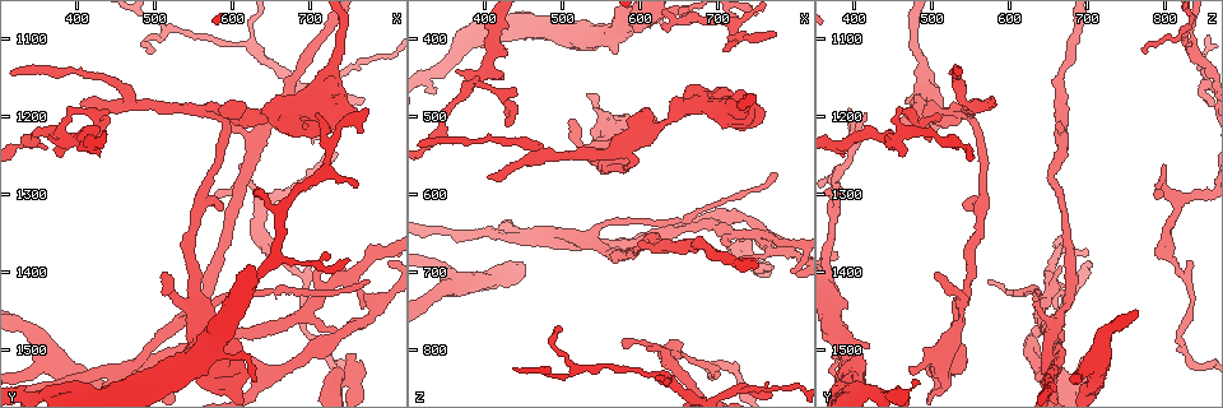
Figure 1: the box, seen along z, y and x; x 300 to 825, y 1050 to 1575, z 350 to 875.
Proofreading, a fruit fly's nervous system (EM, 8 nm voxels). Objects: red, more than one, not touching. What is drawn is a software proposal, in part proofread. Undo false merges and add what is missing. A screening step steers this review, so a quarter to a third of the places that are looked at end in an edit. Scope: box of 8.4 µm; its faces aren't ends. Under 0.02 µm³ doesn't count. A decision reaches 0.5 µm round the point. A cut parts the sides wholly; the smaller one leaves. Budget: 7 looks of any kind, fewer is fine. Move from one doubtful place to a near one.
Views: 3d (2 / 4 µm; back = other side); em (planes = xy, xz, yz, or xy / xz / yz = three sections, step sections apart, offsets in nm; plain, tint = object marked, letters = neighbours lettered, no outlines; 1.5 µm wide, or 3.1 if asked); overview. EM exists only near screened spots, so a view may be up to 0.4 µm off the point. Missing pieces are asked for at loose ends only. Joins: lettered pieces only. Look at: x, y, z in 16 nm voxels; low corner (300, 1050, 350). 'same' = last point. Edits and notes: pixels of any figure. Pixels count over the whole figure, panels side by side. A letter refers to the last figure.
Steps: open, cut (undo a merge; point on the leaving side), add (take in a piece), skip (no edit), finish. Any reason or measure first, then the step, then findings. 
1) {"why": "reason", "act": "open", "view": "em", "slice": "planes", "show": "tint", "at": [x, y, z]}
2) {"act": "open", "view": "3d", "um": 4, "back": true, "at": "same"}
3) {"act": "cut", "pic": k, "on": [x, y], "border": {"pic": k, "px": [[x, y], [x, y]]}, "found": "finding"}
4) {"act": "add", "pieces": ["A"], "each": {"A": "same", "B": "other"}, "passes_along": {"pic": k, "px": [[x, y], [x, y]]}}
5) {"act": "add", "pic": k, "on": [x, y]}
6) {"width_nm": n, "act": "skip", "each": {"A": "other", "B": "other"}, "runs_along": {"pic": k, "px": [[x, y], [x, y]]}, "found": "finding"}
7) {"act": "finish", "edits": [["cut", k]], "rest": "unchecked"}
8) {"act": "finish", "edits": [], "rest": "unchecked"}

{"why": "an open end", "act": "open", "view": "em", "slice": "planes", "show": "letters", "at": [750, 1510, 700]}

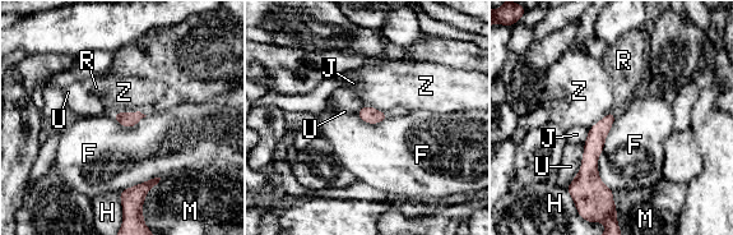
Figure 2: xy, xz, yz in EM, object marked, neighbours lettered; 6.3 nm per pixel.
{"act": "add", "pieces": ["R"], "each": {"F": "other", "H": "other", "J": "other", "M": "other", "R": "same", "U": "other", "Z": "other"}, "found": "it goes on there"}

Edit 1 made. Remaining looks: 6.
{"act": "open", "view": "3d", "um": 2, "at": [575, 1305, 795]}

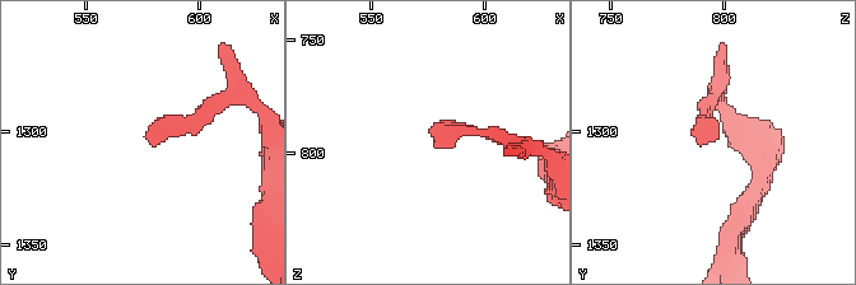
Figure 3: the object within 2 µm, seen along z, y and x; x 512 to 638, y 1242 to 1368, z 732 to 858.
{"why": "shape alone is not enough", "act": "open", "view": "em", "slice": "planes", "show": "letters", "at": [578, 1303, 796]}

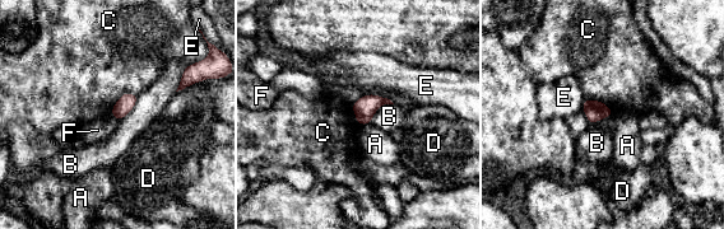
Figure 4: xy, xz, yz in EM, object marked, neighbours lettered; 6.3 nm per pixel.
{"act": "skip", "each": {"A": "other", "B": "other", "C": "other", "D": "other", "E": "other", "F": "other"}, "border": {"pic": 4, "px": [[611, 116], [592, 124]]}, "found": "none of them fits"}

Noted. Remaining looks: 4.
{"why": "free end", "act": "open", "view": "3d", "um": 4, "back": true, "at": [400, 1180, 580]}

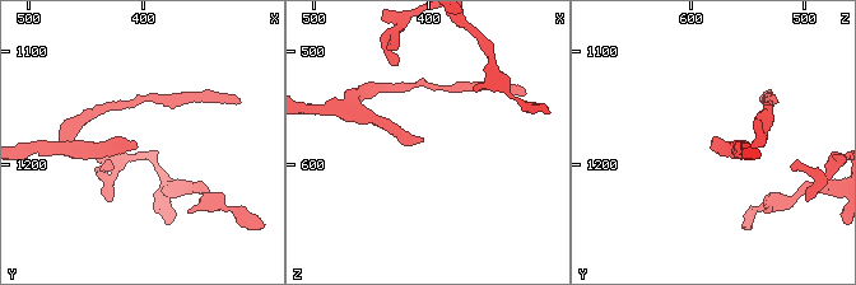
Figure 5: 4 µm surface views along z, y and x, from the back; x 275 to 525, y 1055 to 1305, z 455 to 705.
{"act": "open", "view": "em", "slice": "planes", "show": "tint", "at": [404, 1184, 578]}

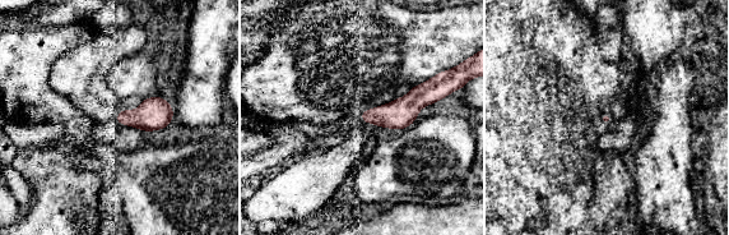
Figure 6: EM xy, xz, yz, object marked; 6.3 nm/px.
{"act": "open", "view": "em", "slice": "planes", "show": "letters", "at": "same"}

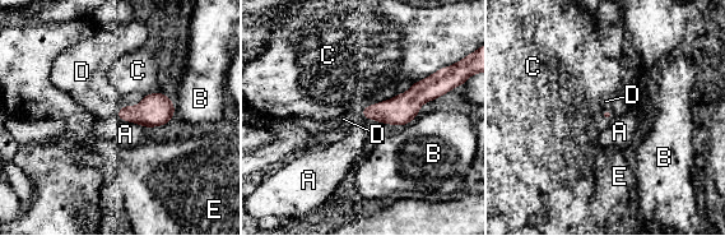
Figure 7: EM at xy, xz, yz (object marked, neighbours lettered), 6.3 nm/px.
{"act": "add", "pieces": ["D"], "each": {"A": "other", "B": "other", "C": "other", "D": "same", "E": "other"}, "found": "the neuron continues"}

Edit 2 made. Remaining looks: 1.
{"act": "finish", "edits": [["add", 2], ["add", 7]], "rest": "unchecked"}

